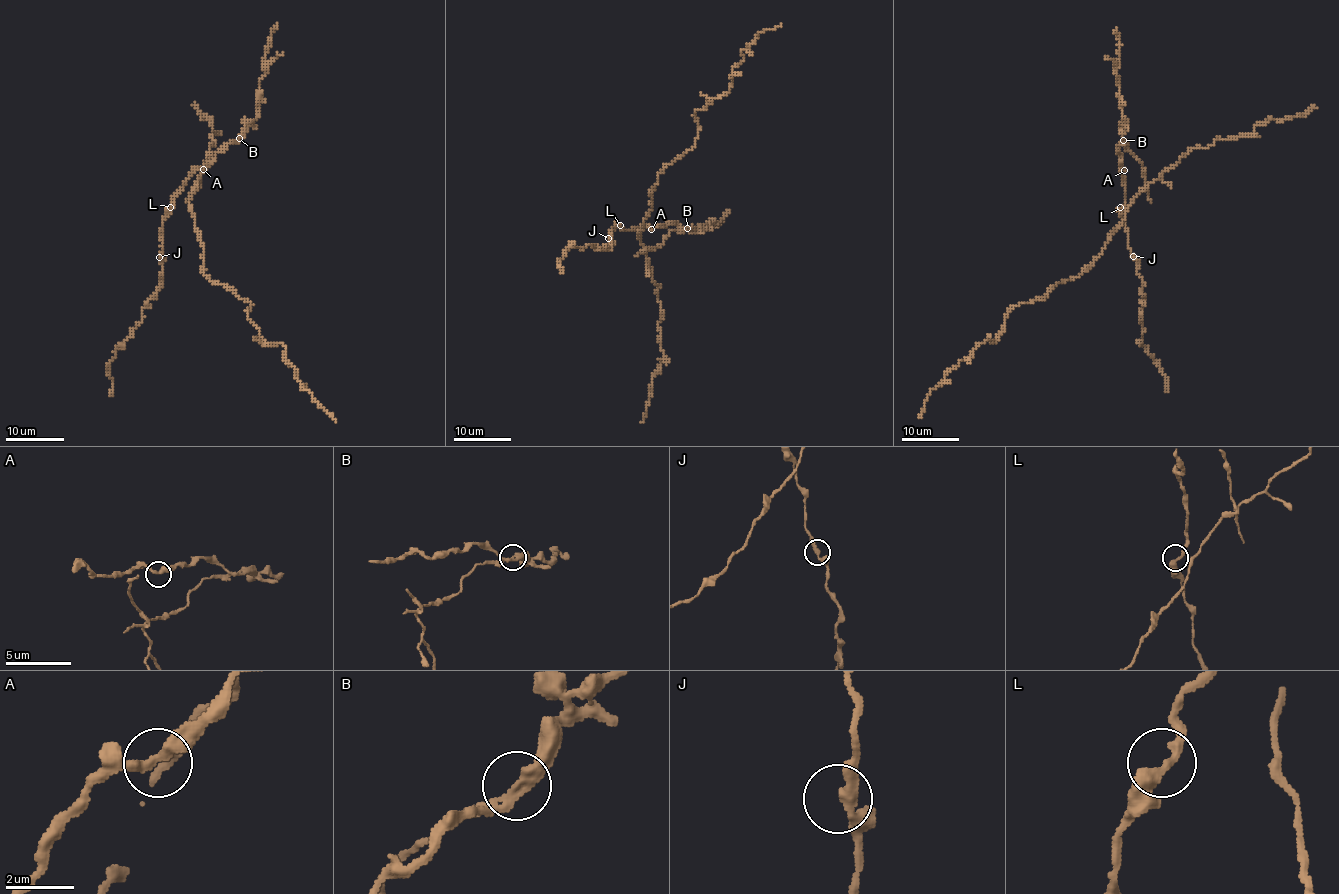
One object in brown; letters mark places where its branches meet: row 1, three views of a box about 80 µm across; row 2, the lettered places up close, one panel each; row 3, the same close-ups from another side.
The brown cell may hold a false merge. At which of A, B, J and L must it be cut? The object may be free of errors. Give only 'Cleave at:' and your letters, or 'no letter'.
Cleave at: B

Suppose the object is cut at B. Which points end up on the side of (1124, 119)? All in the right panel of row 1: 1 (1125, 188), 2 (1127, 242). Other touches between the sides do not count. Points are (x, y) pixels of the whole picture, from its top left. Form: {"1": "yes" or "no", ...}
{"1": "yes", "2": "yes"}

